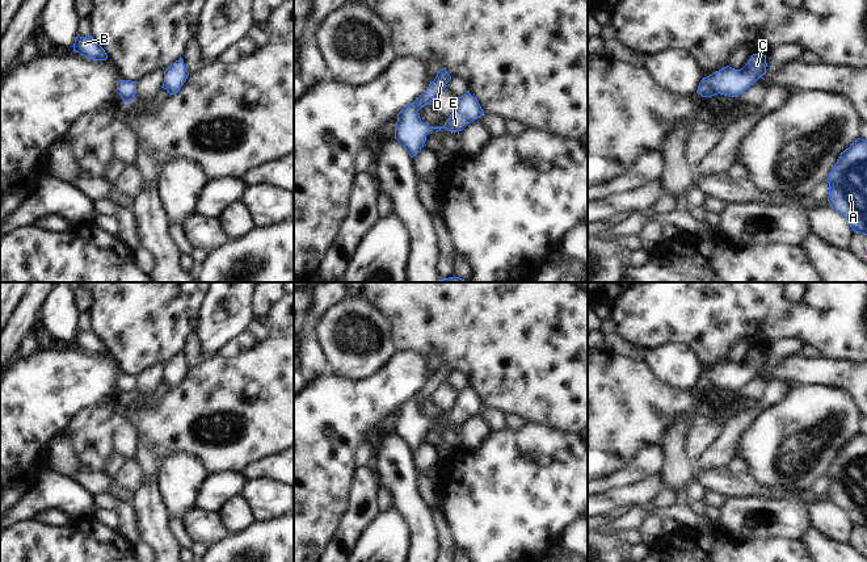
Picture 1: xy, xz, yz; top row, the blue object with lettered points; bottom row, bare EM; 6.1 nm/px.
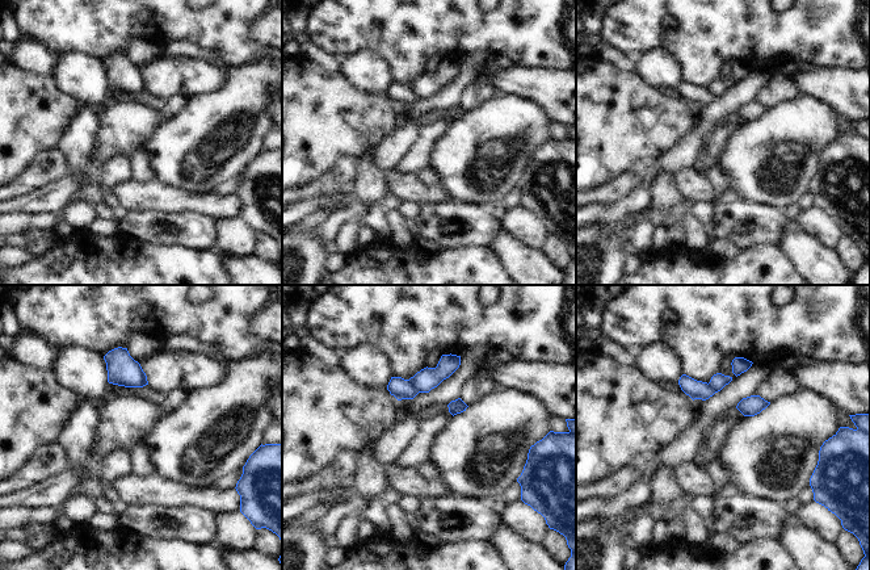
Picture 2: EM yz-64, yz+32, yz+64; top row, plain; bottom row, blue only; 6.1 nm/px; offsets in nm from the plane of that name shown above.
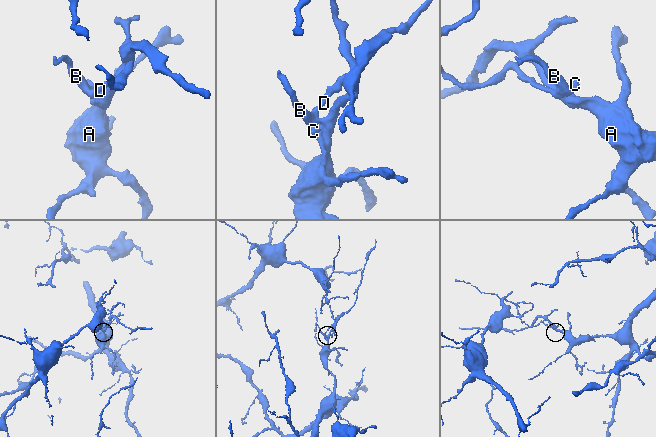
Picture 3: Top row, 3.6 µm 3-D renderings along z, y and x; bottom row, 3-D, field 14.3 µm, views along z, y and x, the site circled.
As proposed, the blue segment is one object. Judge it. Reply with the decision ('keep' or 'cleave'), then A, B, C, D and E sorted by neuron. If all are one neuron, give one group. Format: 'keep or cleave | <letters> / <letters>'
cleave | A B C E / D

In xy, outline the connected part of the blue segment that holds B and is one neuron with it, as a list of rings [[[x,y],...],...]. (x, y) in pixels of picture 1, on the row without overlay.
[[[77,330],[73,337],[73,345],[92,355],[106,355],[105,344],[93,334],[92,330]]]

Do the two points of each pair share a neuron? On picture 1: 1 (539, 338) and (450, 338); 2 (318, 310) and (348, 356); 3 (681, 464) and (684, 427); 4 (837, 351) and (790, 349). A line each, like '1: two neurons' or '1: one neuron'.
1: one neuron
2: two neurons
3: one neuron
4: two neurons

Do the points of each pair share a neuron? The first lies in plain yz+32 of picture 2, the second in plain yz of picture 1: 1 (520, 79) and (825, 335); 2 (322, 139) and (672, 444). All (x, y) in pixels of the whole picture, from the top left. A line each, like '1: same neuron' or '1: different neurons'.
1: different neurons
2: different neurons

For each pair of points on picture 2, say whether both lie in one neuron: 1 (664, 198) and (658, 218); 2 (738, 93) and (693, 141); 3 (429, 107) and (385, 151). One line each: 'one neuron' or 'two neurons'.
1: one neuron
2: one neuron
3: one neuron

